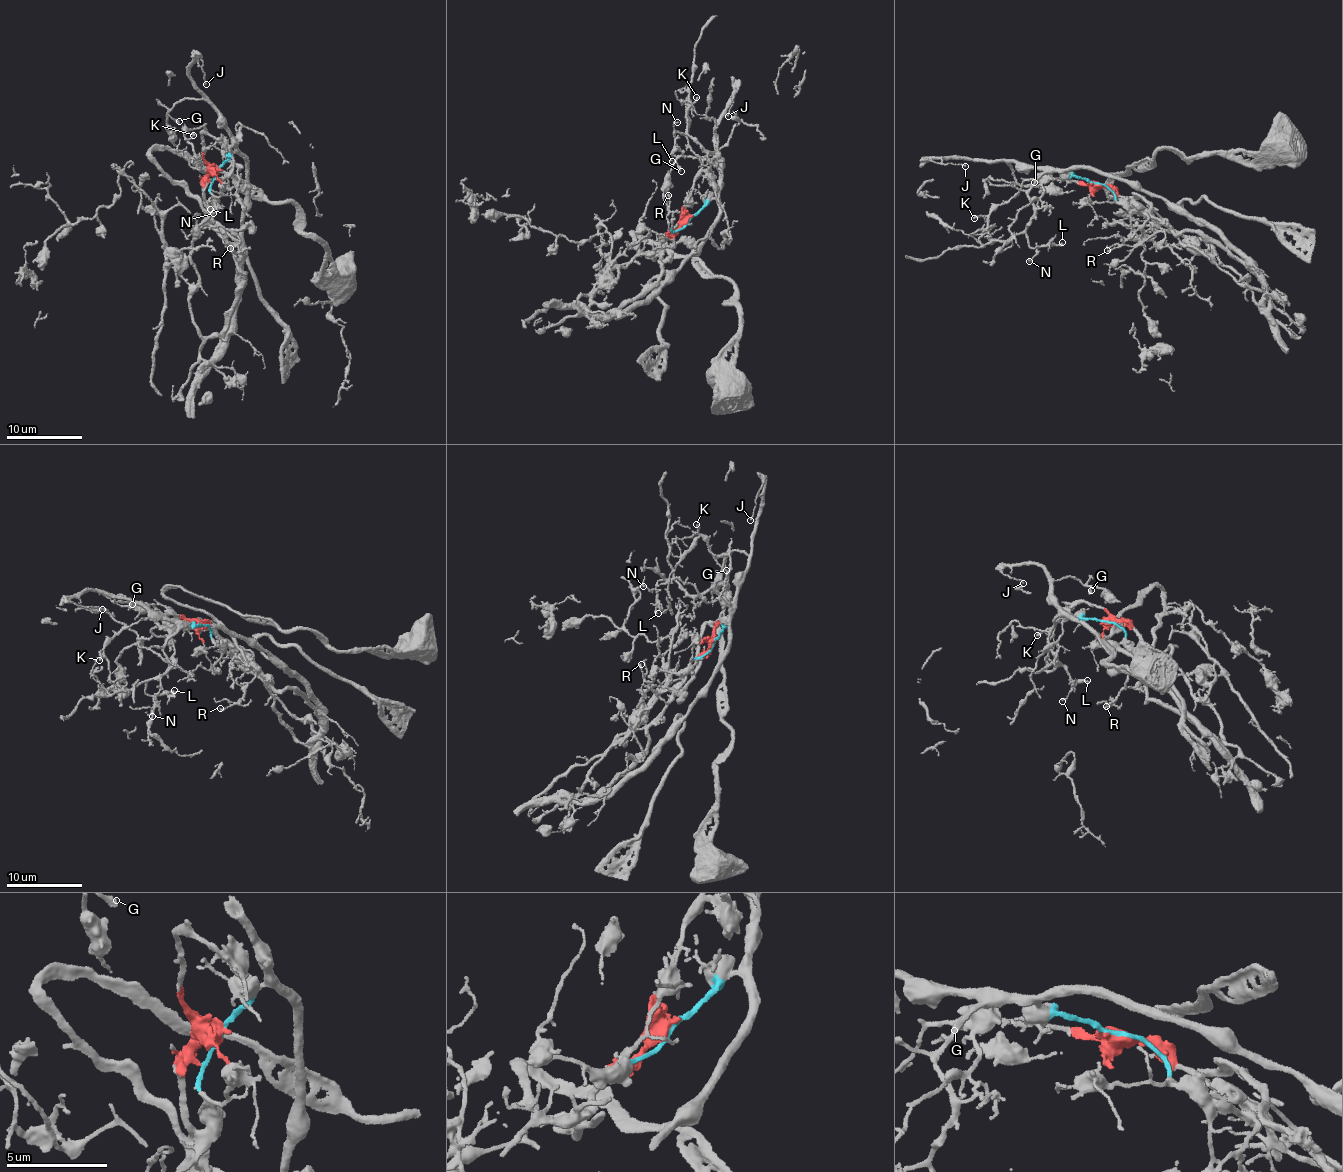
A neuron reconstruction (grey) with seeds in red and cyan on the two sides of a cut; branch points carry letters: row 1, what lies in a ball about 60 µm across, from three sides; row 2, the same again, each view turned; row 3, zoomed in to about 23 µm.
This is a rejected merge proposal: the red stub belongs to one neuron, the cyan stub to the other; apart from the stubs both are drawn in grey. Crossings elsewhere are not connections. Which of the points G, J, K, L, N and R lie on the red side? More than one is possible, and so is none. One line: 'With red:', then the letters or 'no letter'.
With red: K, R

